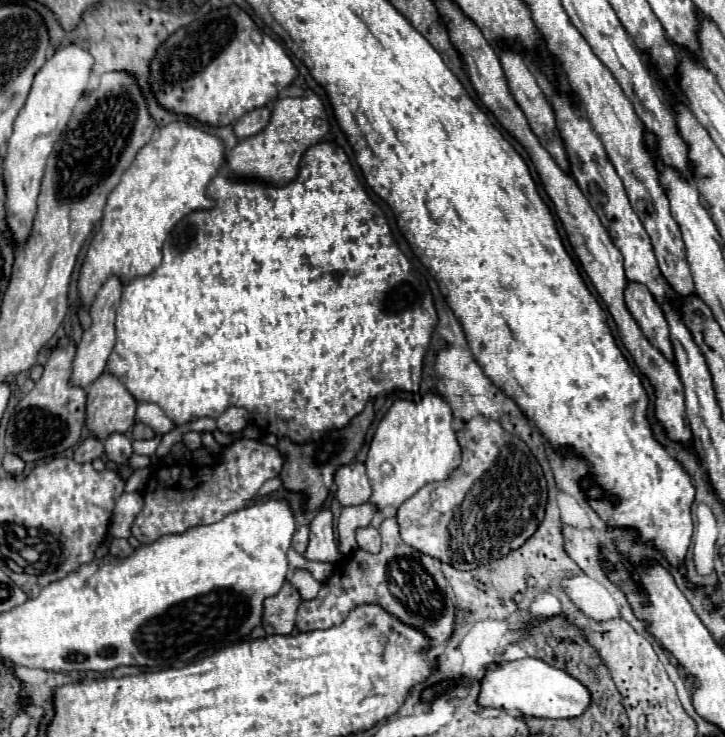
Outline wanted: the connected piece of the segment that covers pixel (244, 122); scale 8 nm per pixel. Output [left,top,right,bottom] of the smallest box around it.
[233,106,271,140]

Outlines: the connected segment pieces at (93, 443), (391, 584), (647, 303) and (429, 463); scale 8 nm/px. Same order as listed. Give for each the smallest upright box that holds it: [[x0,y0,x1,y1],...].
[[73,436,105,464],[297,518,455,648],[625,282,673,360],[365,392,461,510]]

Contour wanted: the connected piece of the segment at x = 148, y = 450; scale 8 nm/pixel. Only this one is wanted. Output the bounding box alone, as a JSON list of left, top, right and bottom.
[133,436,159,456]

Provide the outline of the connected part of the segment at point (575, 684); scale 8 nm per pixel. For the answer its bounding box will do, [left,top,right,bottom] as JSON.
[477,658,589,718]

